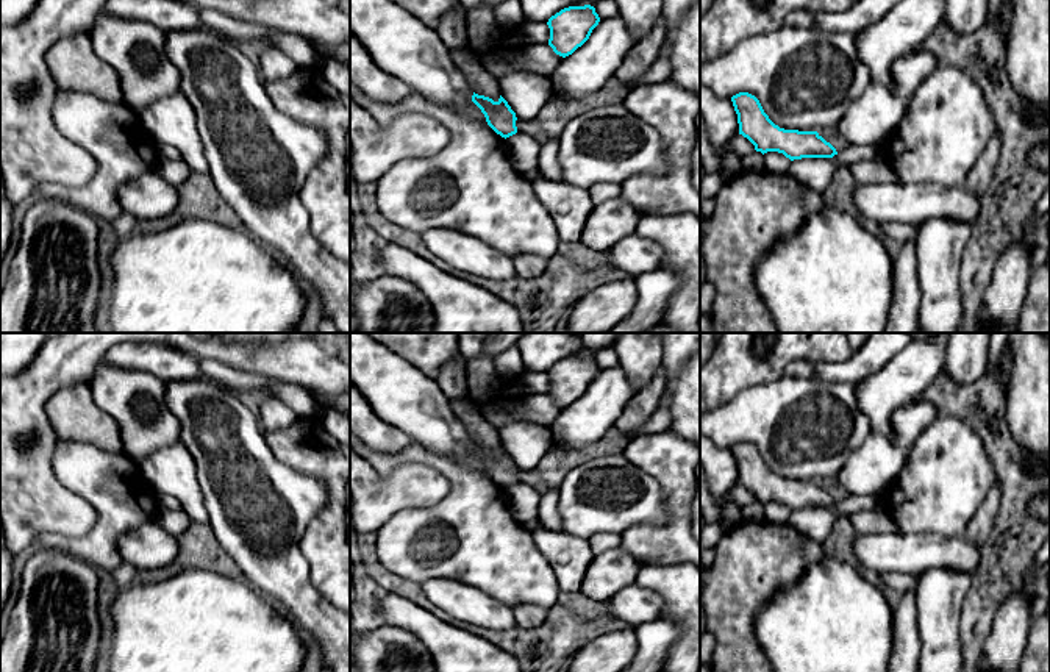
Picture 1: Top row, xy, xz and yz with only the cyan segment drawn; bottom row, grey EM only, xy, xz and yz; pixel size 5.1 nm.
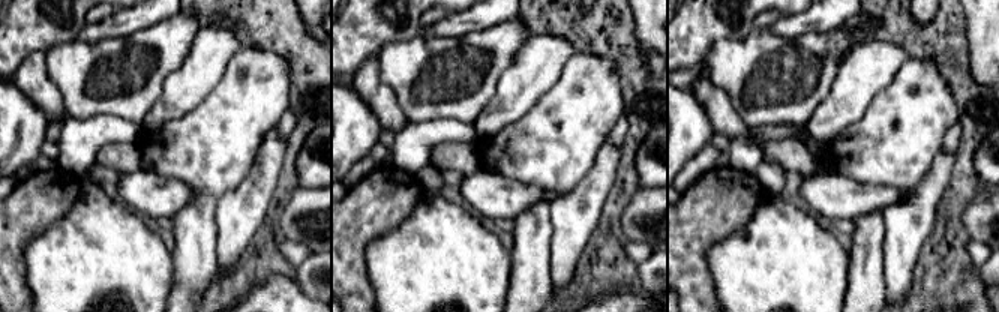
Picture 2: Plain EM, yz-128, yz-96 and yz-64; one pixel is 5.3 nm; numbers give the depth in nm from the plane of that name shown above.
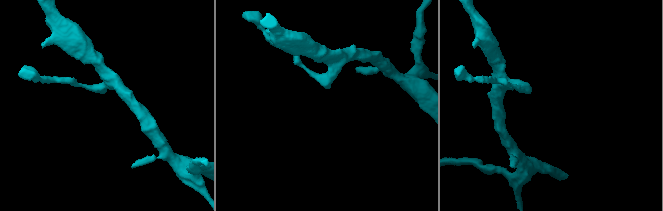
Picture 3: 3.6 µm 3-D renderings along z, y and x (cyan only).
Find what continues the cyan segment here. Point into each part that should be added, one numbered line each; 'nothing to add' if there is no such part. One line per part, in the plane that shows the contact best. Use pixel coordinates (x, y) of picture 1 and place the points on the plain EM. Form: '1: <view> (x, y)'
nothing to add

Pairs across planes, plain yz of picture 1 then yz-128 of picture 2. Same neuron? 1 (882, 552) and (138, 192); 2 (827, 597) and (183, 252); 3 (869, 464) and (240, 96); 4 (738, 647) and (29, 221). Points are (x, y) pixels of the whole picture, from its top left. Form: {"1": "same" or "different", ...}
{"1": "same", "2": "different", "3": "different", "4": "same"}

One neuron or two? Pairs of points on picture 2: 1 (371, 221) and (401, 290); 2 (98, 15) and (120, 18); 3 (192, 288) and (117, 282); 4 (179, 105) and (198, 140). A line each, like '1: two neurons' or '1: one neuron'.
1: two neurons
2: two neurons
3: two neurons
4: two neurons

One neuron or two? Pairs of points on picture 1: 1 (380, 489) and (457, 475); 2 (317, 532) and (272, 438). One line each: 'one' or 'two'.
1: two
2: one

